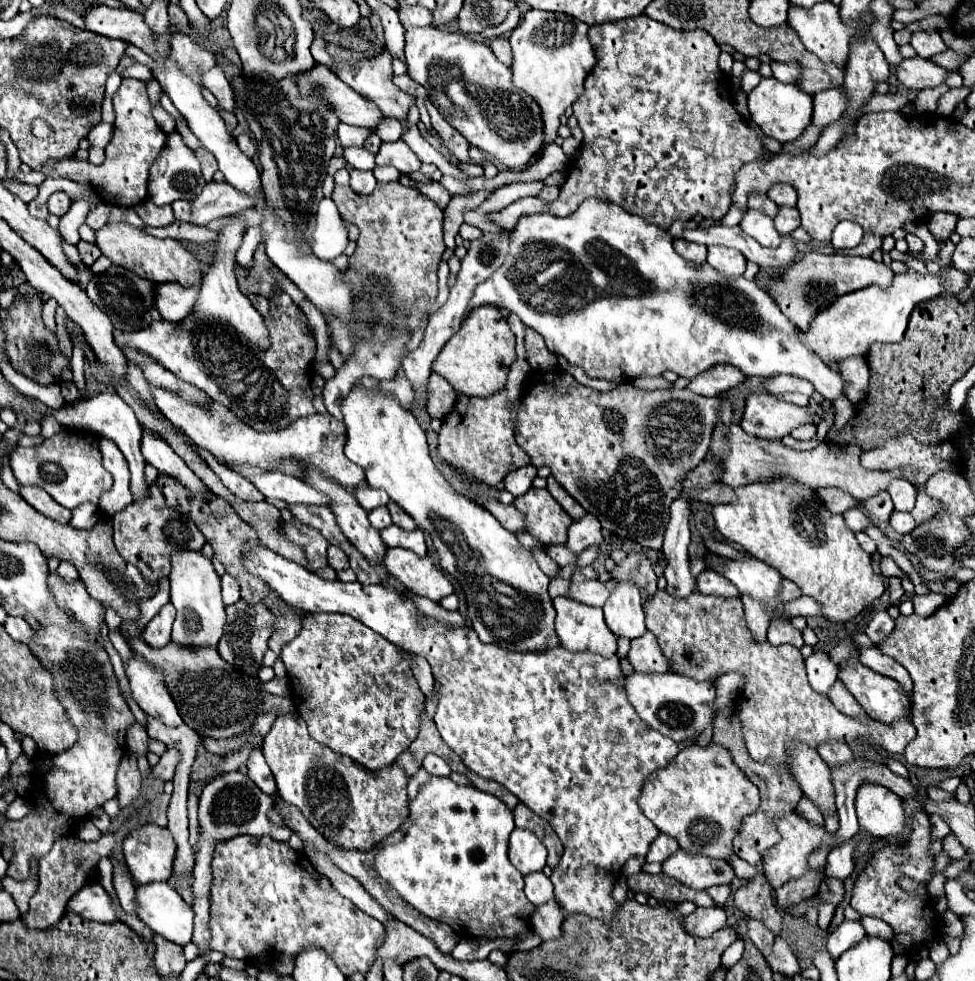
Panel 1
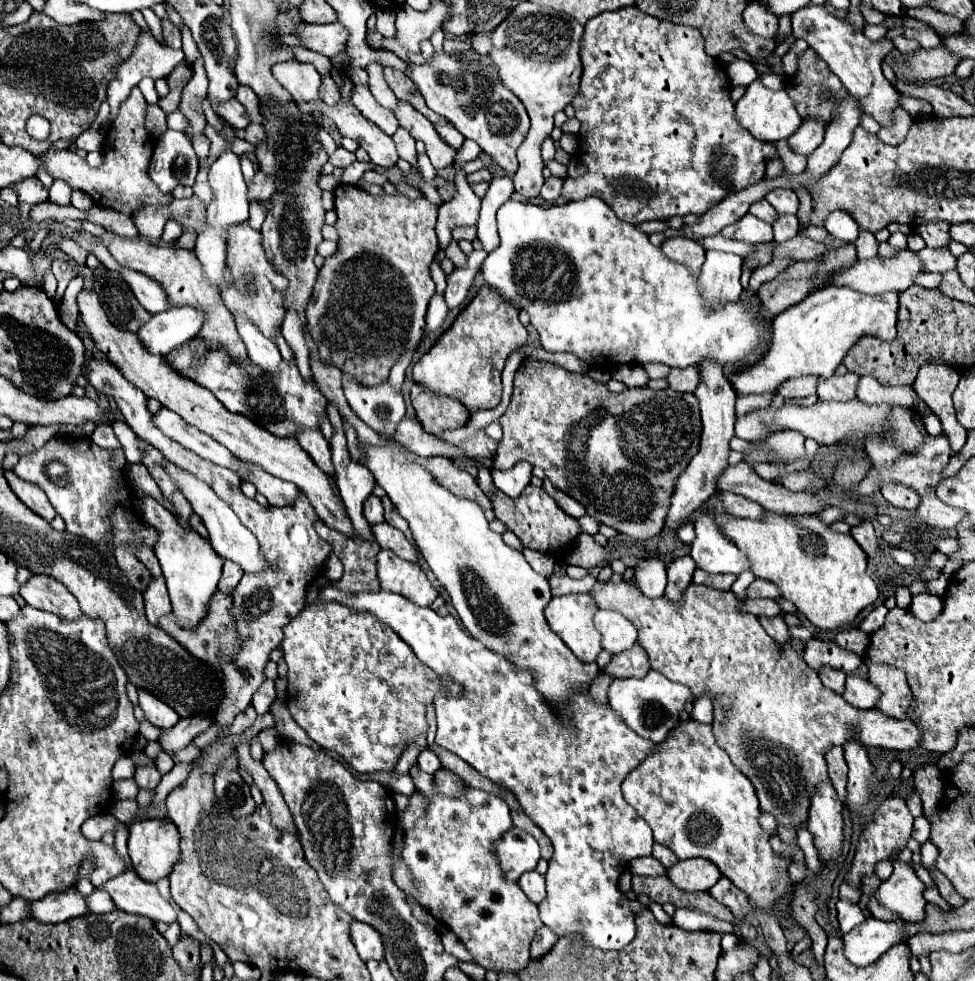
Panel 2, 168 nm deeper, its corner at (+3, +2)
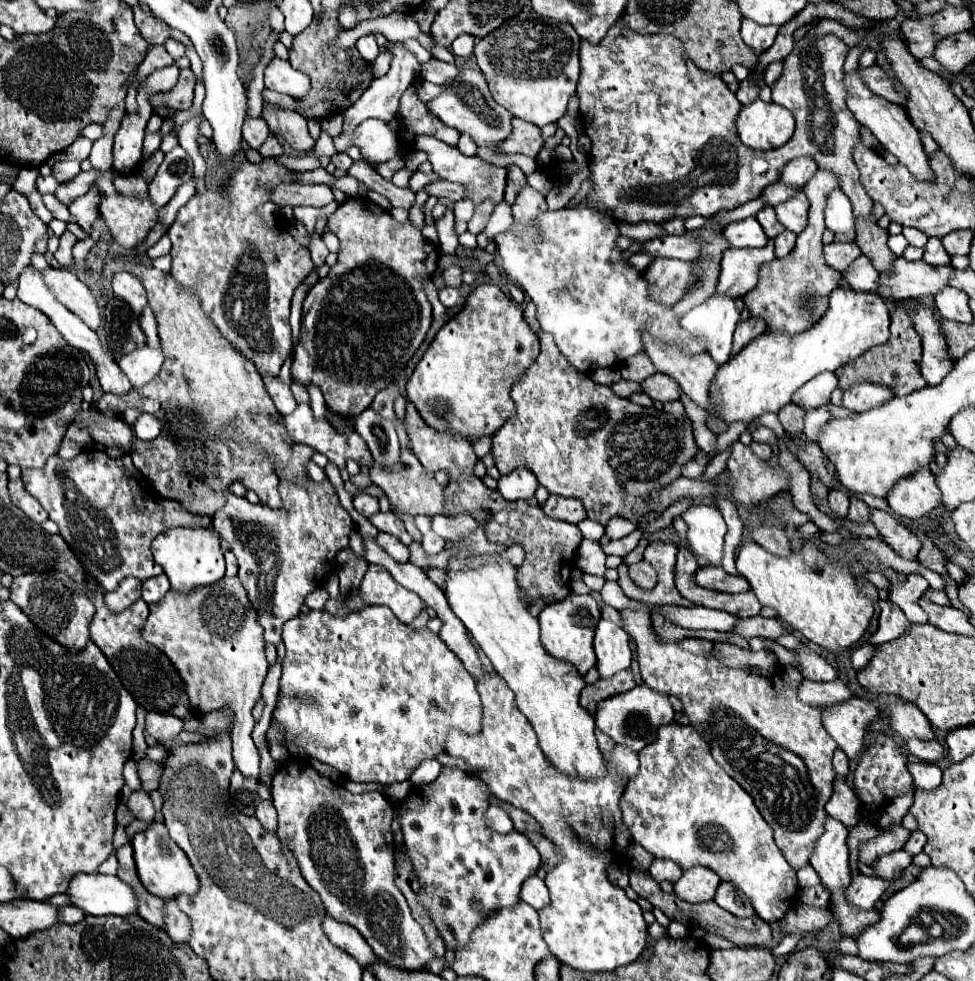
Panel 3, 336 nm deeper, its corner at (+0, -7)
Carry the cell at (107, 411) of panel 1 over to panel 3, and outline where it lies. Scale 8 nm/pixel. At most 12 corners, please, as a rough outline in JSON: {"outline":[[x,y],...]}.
{"outline":[[176,527],[152,541],[176,591],[224,577],[212,529]]}

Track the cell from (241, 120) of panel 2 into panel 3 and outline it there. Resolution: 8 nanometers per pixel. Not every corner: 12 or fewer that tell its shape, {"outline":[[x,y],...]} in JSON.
{"outline":[[262,117],[244,121],[242,137],[258,149],[270,135]]}

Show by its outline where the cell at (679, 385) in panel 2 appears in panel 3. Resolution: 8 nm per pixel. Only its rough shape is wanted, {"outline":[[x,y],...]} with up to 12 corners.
{"outline":[[664,373],[644,379],[640,393],[654,401],[680,397],[678,383]]}

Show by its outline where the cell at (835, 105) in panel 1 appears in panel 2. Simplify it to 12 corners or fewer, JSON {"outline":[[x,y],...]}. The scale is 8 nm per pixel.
{"outline":[[805,118],[787,142],[809,156],[823,142],[825,124]]}

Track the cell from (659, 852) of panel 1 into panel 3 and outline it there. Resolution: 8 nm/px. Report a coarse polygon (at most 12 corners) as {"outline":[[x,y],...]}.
{"outline":[[654,859],[648,871],[656,881],[676,883],[680,865]]}

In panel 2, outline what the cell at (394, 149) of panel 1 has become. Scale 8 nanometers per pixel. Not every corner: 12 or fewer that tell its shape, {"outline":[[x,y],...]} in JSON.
{"outline":[[341,100],[305,112],[329,116],[341,136],[357,140],[373,164],[391,168],[399,154],[393,138]]}

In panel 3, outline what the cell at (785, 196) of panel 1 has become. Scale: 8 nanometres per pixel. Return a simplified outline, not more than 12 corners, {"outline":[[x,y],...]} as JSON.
{"outline":[[798,191],[776,205],[778,221],[792,233],[808,223],[808,199]]}

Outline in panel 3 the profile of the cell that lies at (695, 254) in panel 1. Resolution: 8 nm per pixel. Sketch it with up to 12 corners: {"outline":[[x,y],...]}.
{"outline":[[654,259],[650,299],[672,307],[692,283],[692,265]]}

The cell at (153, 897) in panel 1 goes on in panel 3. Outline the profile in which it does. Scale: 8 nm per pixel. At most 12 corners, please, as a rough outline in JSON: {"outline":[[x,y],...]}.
{"outline":[[78,873],[66,895],[84,915],[136,913],[116,875]]}

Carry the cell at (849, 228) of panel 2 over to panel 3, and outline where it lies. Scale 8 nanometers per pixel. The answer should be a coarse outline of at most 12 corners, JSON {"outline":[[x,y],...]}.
{"outline":[[840,189],[828,193],[824,221],[830,231],[854,231],[850,199]]}

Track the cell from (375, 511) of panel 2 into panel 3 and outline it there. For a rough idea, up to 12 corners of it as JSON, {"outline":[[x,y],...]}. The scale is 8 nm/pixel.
{"outline":[[356,495],[352,505],[364,517],[378,513],[378,499]]}

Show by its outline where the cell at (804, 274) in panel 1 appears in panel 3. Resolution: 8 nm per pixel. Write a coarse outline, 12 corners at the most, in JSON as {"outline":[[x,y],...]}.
{"outline":[[898,257],[880,277],[890,299],[936,297],[954,273]]}

